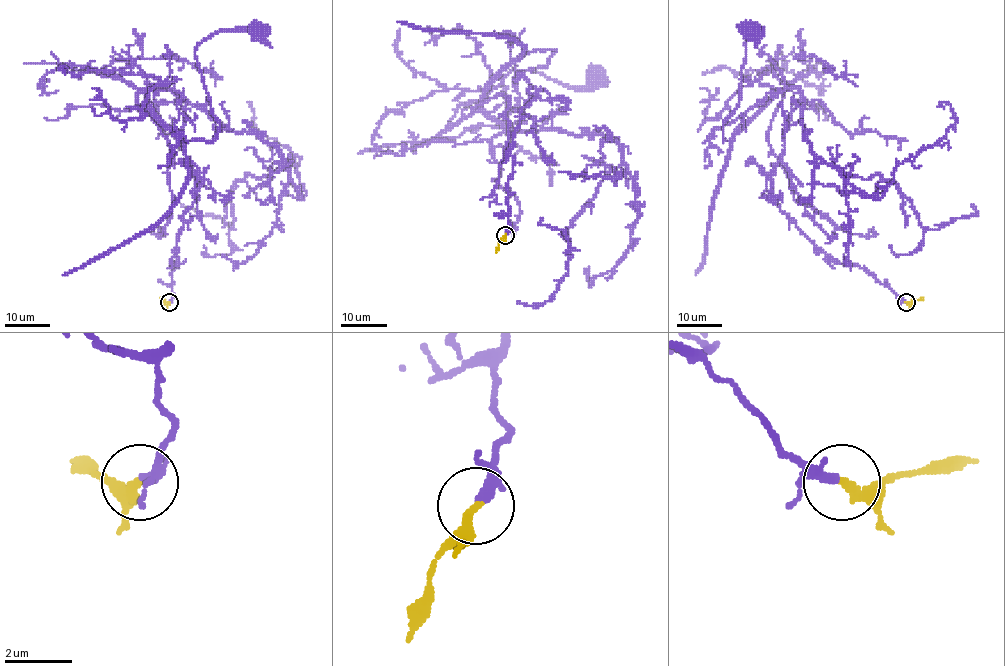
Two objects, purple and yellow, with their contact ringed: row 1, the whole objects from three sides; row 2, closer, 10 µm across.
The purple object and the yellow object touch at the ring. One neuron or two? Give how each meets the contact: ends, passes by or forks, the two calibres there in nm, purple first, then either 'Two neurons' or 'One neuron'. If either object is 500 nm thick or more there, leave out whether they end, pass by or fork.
At the ring purple passes by. At the ring yellow ends. Thickness 240 nm (purple) against 320 nm. One neuron

